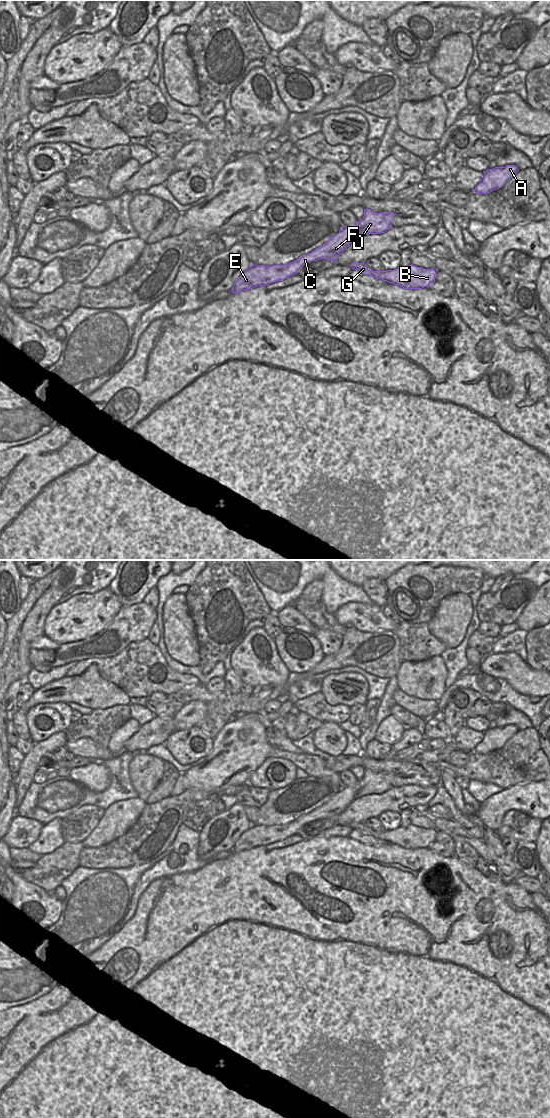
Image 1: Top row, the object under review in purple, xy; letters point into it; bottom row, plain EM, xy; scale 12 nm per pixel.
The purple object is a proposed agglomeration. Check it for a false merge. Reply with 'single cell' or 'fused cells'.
single cell

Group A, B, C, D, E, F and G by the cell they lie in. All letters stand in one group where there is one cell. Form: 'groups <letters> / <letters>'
groups A B C D E F G

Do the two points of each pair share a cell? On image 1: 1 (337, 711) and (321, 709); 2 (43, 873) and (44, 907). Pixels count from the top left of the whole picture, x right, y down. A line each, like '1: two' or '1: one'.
1: one
2: two

